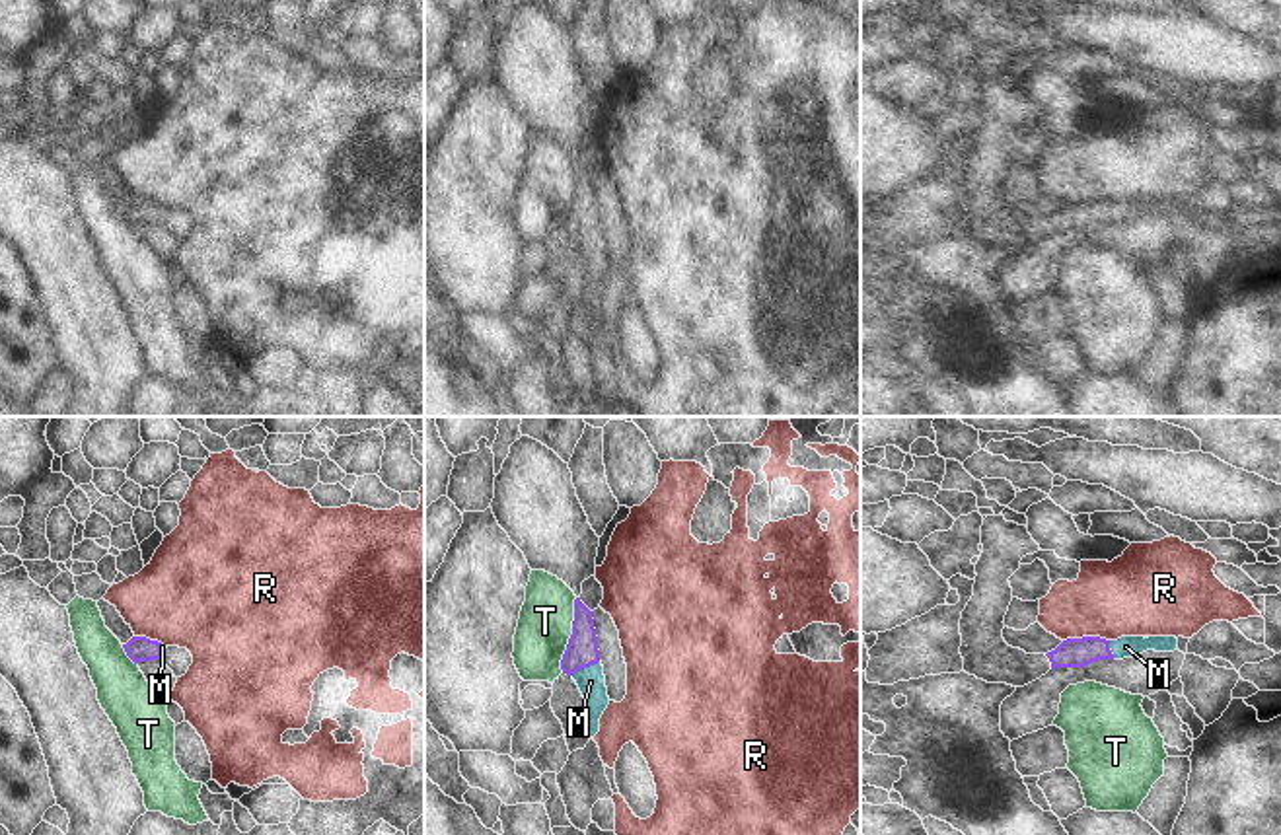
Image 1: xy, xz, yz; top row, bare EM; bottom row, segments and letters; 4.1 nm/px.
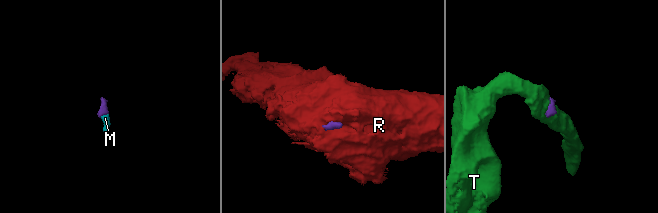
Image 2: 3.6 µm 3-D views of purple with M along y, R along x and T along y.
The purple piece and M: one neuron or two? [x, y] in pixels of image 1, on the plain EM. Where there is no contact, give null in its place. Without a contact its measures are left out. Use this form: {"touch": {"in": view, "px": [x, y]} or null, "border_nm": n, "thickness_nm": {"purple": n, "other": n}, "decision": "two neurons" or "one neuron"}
{"touch": {"in": "xz", "px": [585, 230]}, "border_nm": 130, "thickness_nm": {"purple": 130, "other": 120}, "decision": "one neuron"}

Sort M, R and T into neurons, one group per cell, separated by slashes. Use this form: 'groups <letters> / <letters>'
groups M / R / T

